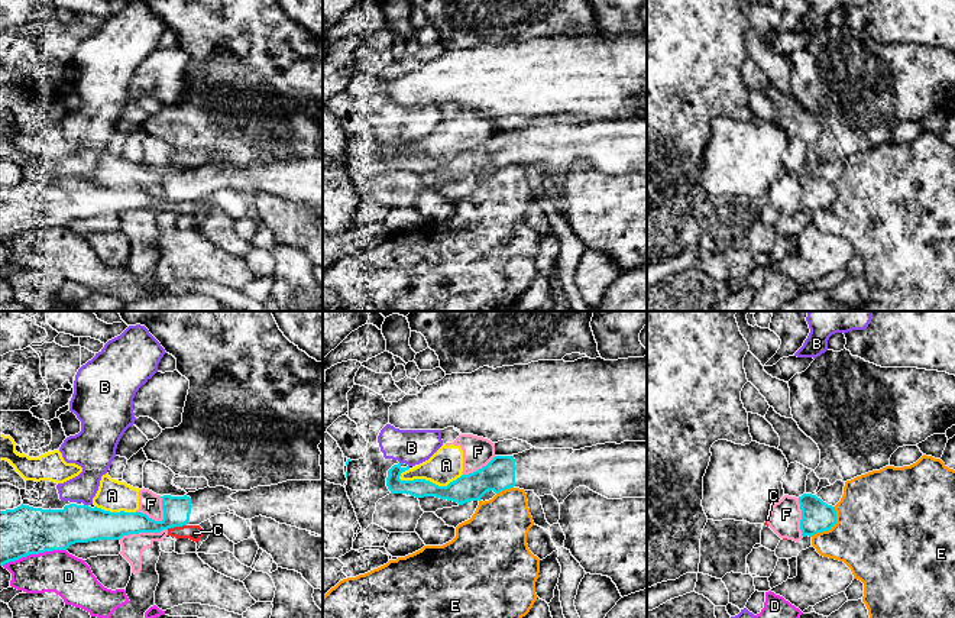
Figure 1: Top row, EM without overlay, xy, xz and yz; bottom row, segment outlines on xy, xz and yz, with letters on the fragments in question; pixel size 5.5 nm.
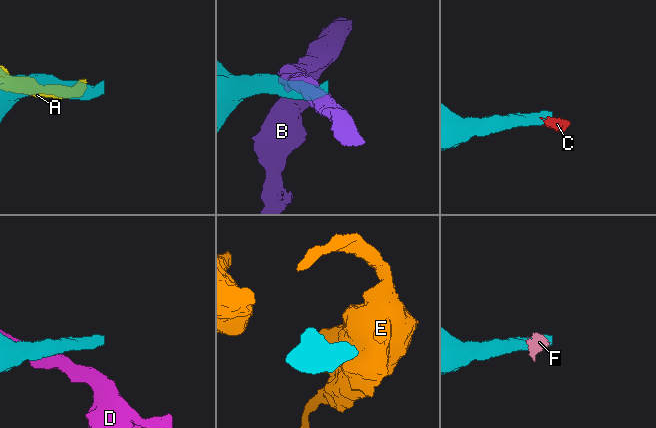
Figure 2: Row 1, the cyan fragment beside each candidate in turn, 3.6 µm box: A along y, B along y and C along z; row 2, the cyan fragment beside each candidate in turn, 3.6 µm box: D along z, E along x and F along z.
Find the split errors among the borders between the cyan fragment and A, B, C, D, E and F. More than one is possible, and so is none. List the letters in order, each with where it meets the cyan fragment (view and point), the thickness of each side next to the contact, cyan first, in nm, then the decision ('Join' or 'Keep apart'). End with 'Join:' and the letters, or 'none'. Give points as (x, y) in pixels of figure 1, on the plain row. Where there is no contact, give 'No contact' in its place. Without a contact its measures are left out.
A: Touches cyan at xz (430, 158). Thickness 150 nm (cyan) against 190 nm. Keep apart
B: Touches cyan at xy (86, 181). Thickness 220 nm (cyan) against 160 nm. Keep apart
C: Touches cyan at xy (175, 201). Thickness 150 nm (cyan) against 90 nm. Keep apart
D: Touches cyan at xy (34, 229). Thickness 280 nm (cyan) against 240 nm. Keep apart
E: Touches cyan at yz (831, 203). Thickness 180 nm (cyan) against 460 nm. Keep apart
F: Touches cyan at xy (159, 197). Thickness 150 nm (cyan) against 130 nm. Keep apart
Join: none

